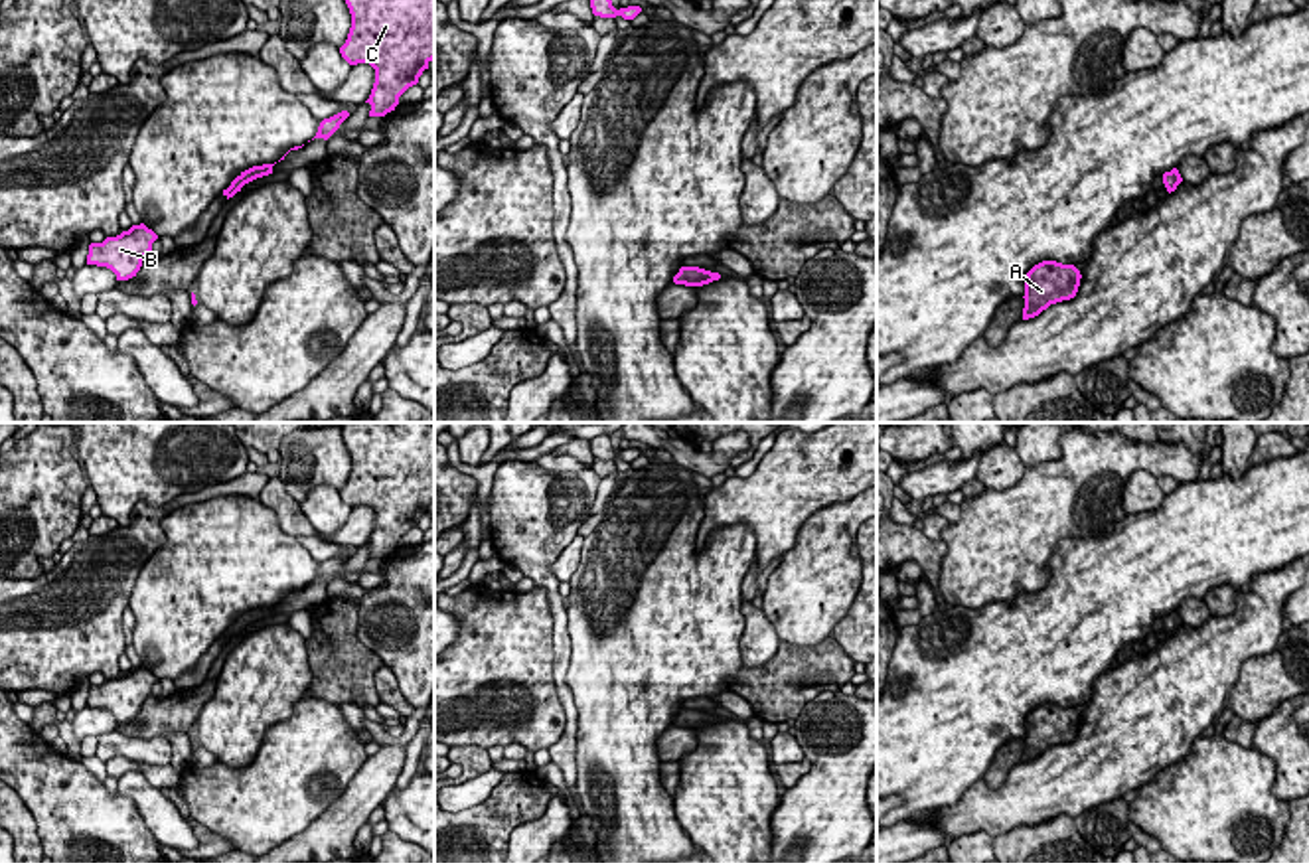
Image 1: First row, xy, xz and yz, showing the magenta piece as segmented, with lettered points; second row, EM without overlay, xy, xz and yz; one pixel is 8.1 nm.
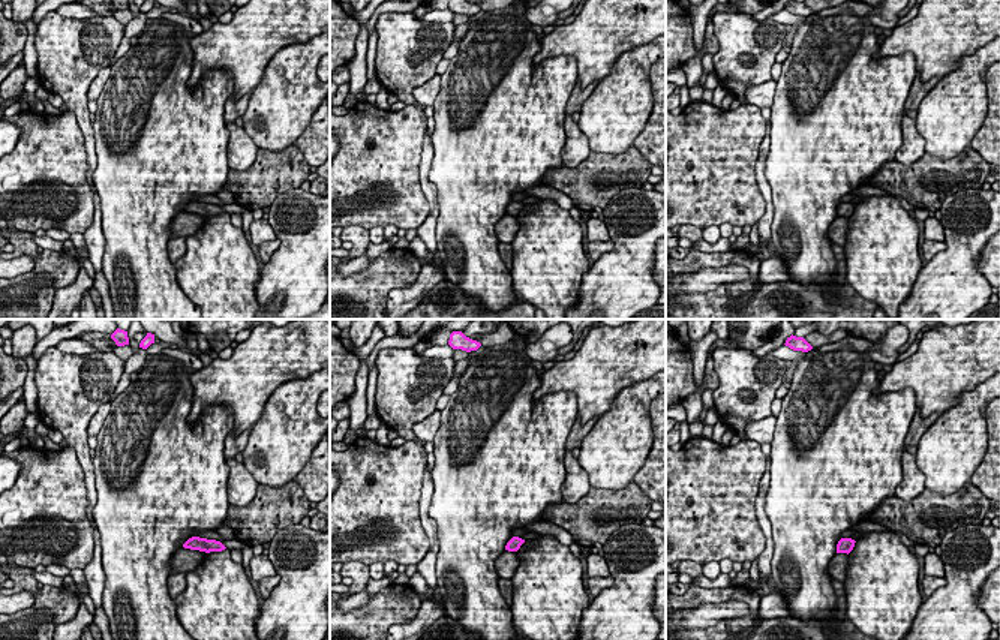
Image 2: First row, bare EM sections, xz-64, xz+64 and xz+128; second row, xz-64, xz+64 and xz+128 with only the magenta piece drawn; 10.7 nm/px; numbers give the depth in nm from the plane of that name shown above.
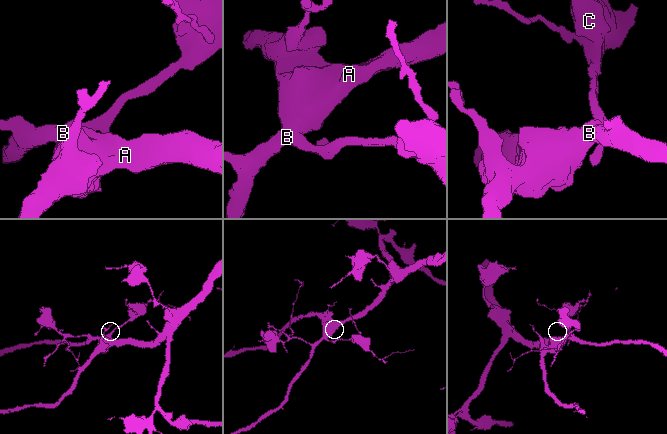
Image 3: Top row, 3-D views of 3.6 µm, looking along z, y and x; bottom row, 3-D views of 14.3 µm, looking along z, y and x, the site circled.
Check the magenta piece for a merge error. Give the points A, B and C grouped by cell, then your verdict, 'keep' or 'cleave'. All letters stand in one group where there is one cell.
A B / C | cleave

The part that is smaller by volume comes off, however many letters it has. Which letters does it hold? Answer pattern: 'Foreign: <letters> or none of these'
Foreign: C

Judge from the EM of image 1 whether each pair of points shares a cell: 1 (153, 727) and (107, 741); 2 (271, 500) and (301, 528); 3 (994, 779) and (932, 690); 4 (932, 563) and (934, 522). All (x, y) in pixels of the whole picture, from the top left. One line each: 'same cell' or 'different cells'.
1: different cells
2: same cell
3: different cells
4: different cells

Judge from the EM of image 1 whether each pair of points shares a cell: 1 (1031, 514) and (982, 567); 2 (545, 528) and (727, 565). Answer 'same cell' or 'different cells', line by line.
1: same cell
2: different cells

